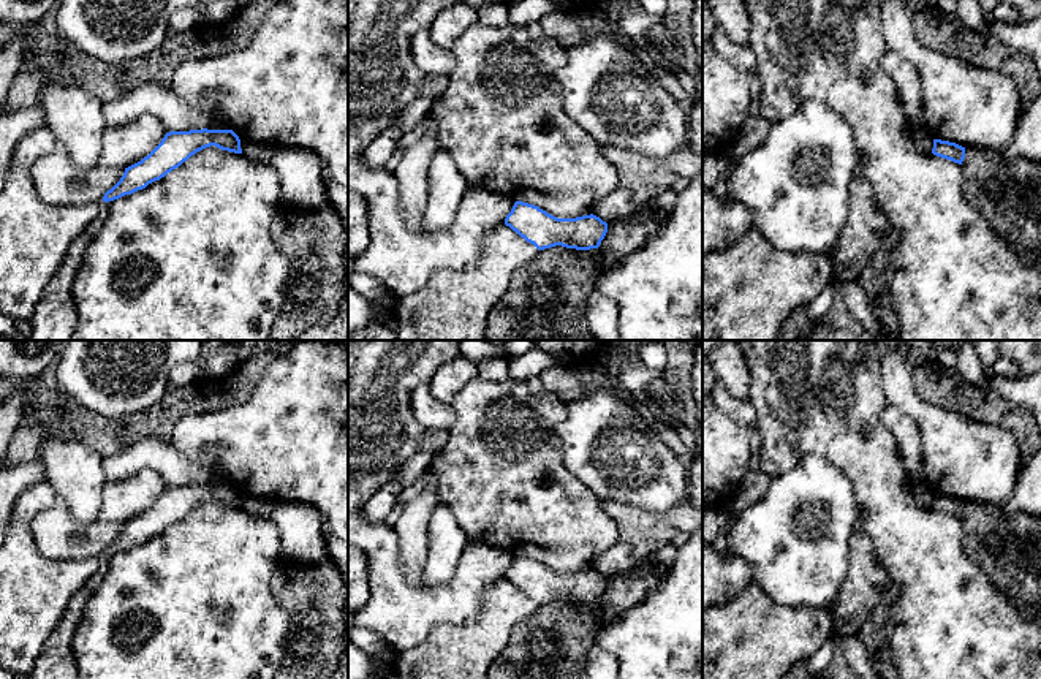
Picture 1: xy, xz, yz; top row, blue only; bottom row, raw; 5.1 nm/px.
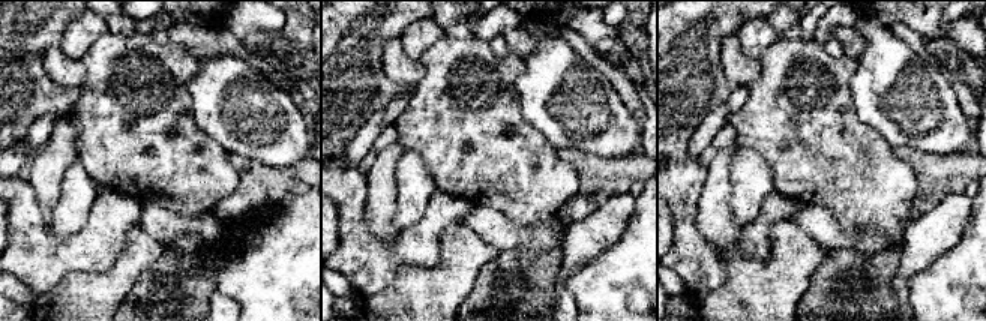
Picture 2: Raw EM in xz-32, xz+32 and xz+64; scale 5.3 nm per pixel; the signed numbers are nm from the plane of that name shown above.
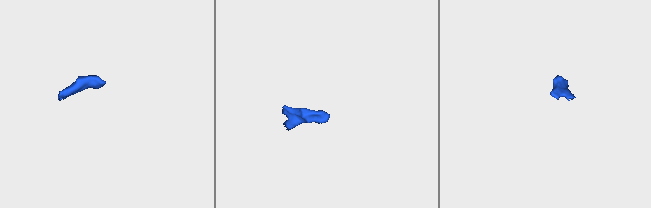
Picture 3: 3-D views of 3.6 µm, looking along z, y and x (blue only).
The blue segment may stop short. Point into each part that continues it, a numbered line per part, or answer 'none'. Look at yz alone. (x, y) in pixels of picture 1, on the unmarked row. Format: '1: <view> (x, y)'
none

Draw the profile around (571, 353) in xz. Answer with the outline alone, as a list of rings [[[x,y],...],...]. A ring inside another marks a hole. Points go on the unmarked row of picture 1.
[[[535,340],[536,348],[558,359],[568,369],[589,369],[596,366],[596,356],[608,340]]]

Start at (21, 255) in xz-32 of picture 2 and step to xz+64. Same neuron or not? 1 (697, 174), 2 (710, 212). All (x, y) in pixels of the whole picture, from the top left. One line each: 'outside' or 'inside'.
1: inside
2: outside

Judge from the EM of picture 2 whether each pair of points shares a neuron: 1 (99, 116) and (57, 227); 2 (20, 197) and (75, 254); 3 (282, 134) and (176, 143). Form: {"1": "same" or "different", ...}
{"1": "different", "2": "same", "3": "different"}

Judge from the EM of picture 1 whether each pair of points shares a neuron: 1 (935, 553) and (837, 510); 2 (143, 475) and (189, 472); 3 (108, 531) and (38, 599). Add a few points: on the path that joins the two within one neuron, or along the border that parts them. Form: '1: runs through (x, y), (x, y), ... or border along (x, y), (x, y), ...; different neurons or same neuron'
1: border along (850, 481), (858, 518); different neurons
2: runs through (154, 470), (177, 470); same neuron
3: border along (43, 554), (51, 559), (95, 559); different neurons

